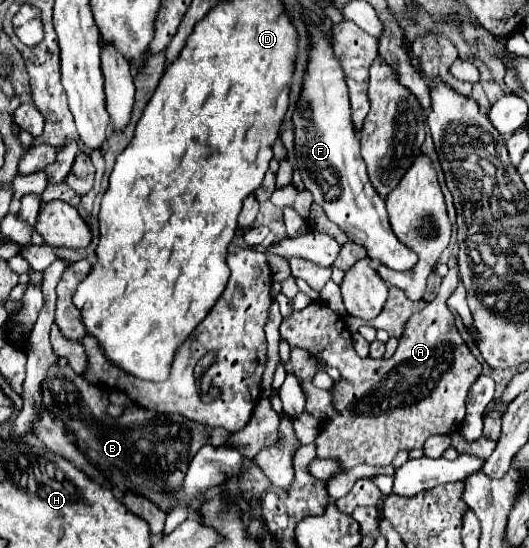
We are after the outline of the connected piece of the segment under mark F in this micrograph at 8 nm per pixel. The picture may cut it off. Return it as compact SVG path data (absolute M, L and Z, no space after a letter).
M317 29L313 33L313 51L309 55L309 69L303 81L303 93L293 113L295 123L295 159L297 169L305 187L311 191L313 201L323 207L327 217L337 223L351 241L367 247L367 253L381 261L383 265L405 271L415 265L417 257L411 249L407 249L389 227L385 201L375 193L367 171L365 161L359 153L359 139L355 135L351 123L349 95L343 79L343 71L335 53L325 39L325 35Z

